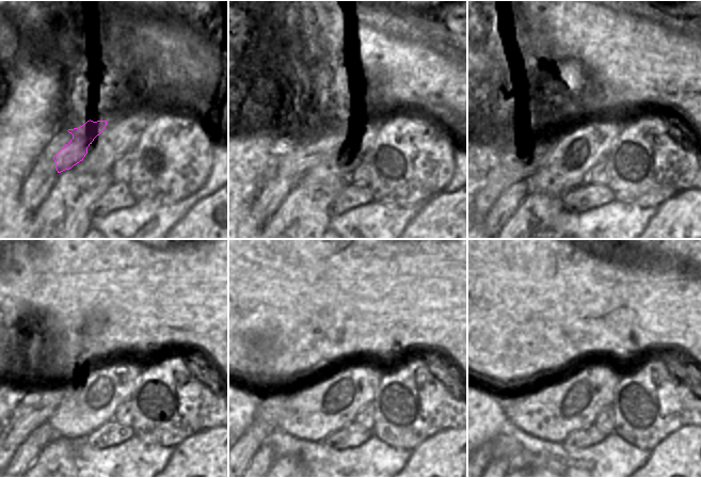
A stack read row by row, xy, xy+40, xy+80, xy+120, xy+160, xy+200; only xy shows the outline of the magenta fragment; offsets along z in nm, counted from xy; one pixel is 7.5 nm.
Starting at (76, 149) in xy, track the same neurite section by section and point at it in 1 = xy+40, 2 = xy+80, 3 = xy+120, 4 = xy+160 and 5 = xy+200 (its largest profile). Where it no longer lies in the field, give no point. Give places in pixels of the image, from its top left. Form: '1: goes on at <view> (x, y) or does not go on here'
1: goes on at xy+40 (306, 154)
2: goes on at xy+80 (515, 163)
3: goes on at xy+120 (35, 407)
4: goes on at xy+160 (268, 414)
5: goes on at xy+200 (489, 455)

